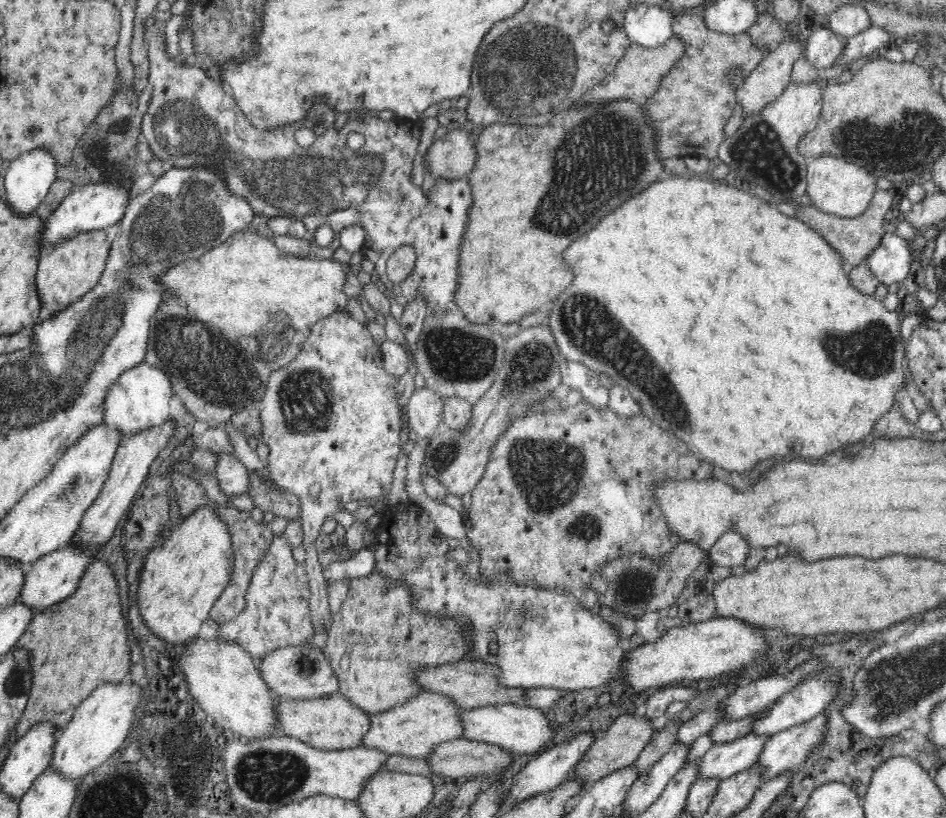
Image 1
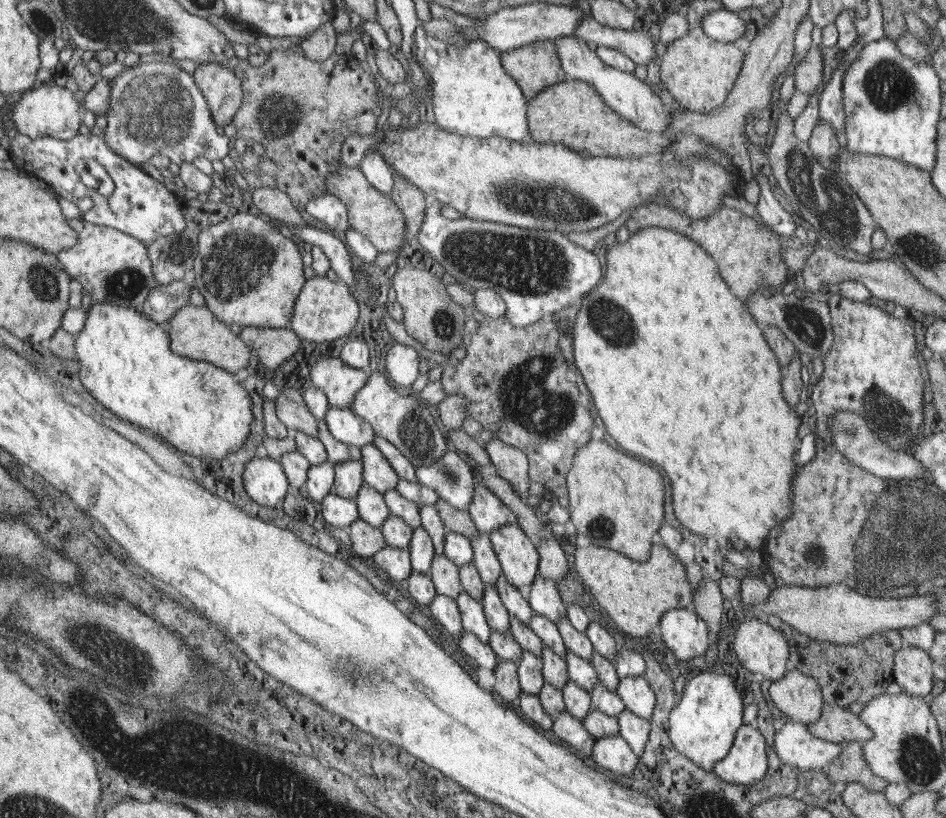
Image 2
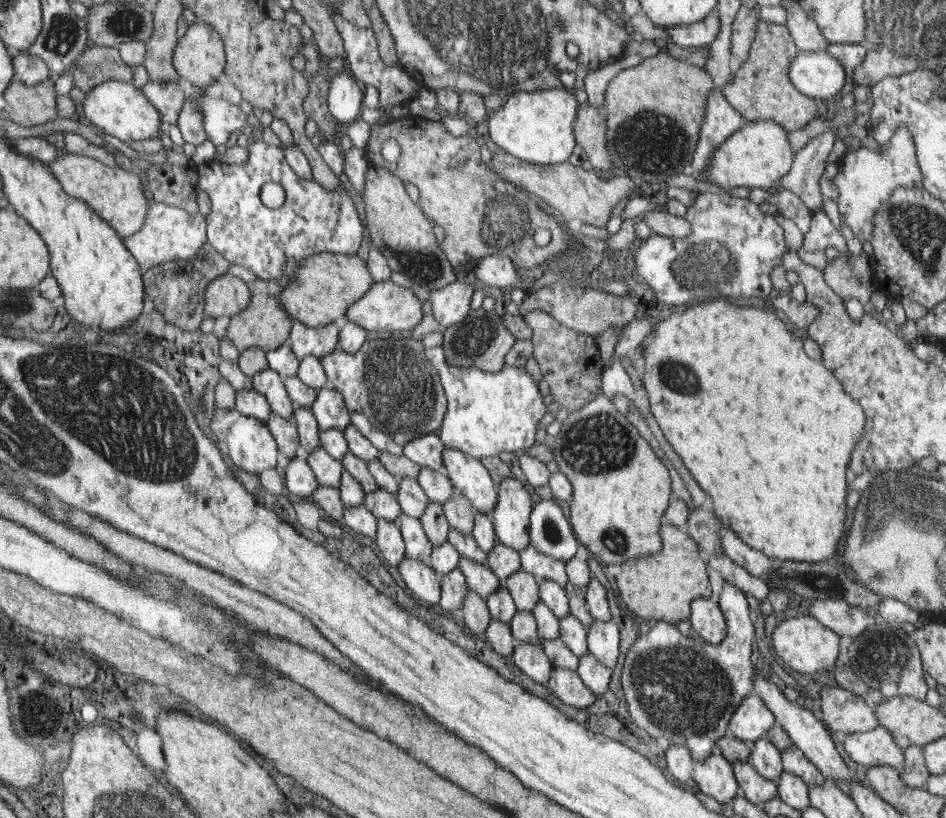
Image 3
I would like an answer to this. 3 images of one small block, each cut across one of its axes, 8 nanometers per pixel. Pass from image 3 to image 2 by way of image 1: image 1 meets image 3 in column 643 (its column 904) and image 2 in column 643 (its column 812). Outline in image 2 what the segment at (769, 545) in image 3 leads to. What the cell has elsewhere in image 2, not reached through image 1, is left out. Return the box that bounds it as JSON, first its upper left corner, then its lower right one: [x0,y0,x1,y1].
[572,227,800,551]

